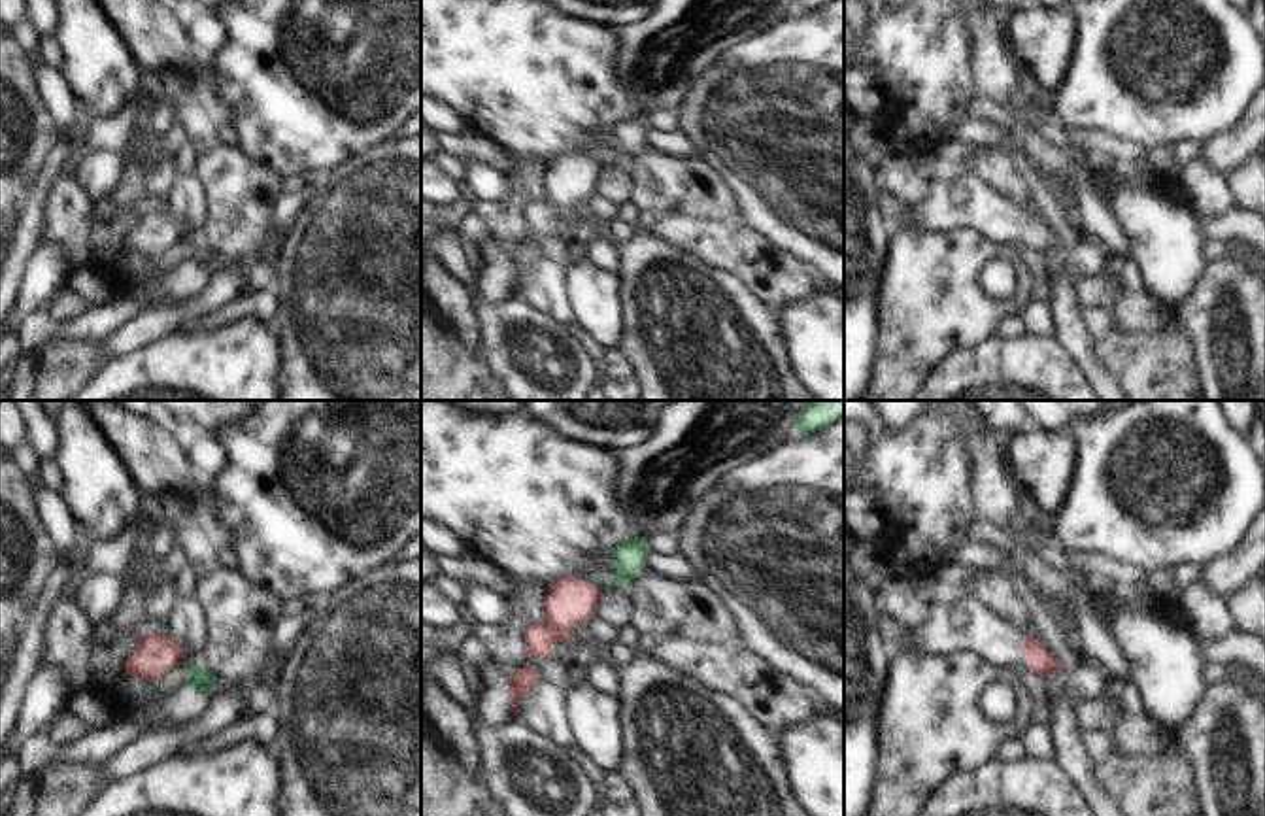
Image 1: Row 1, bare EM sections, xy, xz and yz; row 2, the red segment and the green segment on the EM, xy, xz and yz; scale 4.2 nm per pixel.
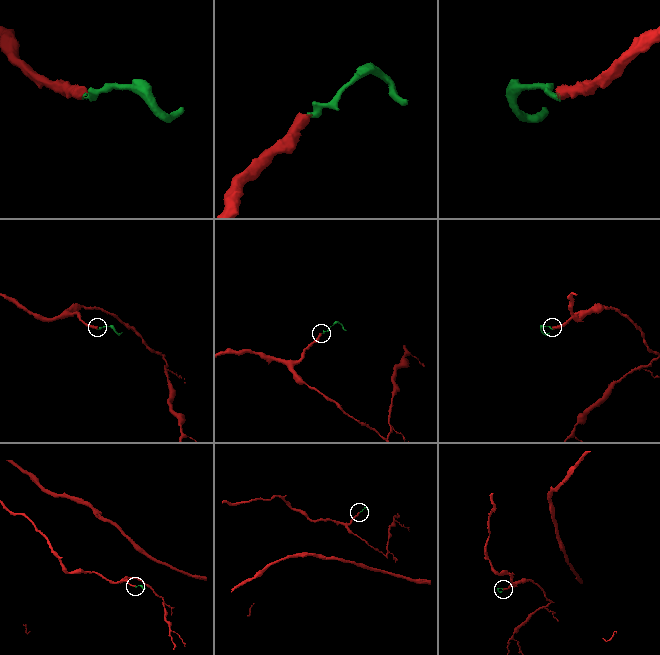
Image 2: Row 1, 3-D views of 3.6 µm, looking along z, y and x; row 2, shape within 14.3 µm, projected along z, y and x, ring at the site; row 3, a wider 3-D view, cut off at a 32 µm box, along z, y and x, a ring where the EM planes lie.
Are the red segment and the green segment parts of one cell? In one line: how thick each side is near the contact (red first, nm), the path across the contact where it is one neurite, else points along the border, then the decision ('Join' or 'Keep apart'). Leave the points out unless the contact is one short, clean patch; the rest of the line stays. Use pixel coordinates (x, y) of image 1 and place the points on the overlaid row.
Thickness 180 nm (red) against 20 nm. Boundary: xy (185, 660), (178, 663). Keep apart

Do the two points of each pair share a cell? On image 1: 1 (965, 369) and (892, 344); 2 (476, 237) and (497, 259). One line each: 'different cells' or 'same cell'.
1: different cells
2: same cell

